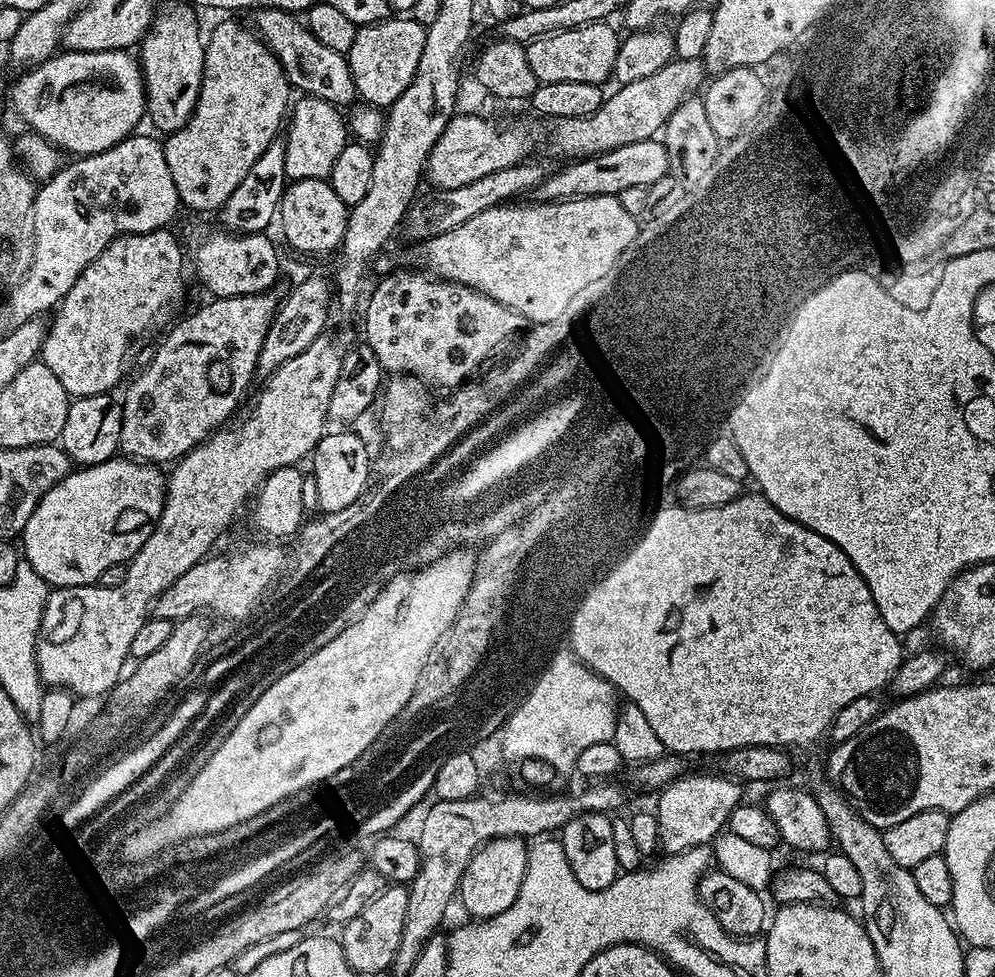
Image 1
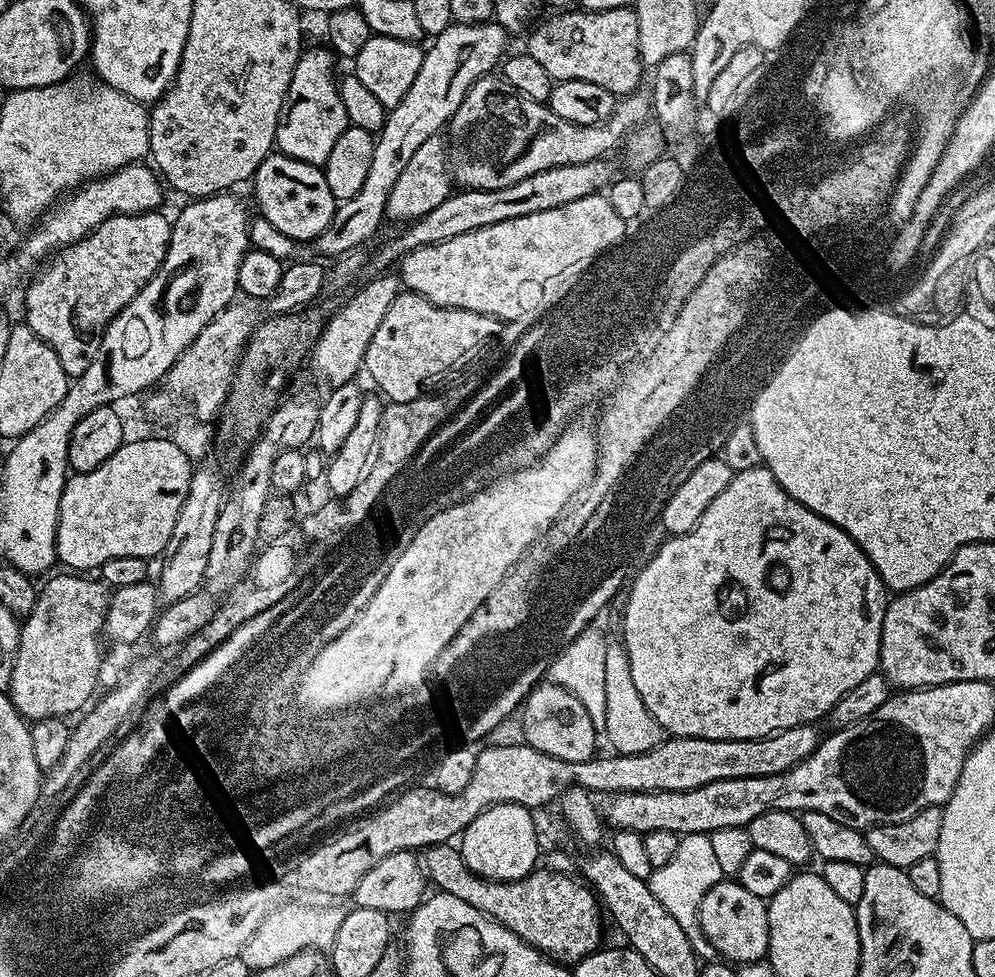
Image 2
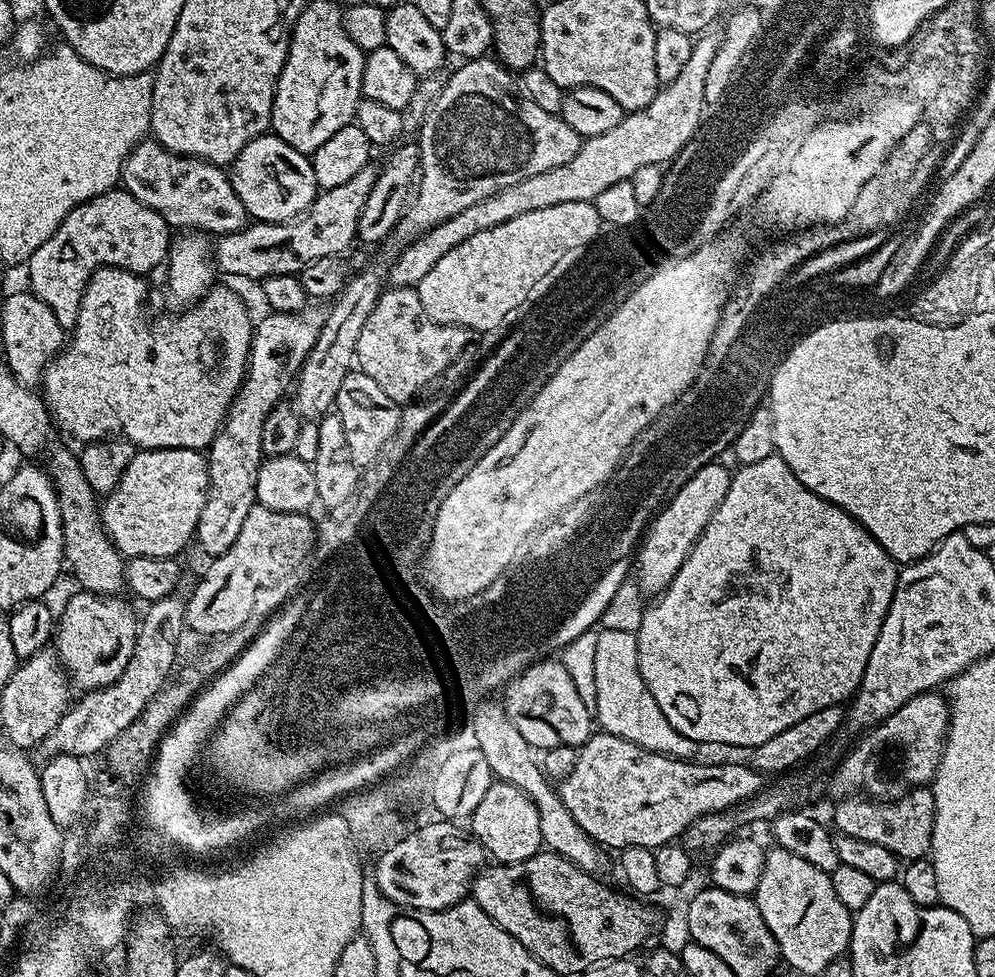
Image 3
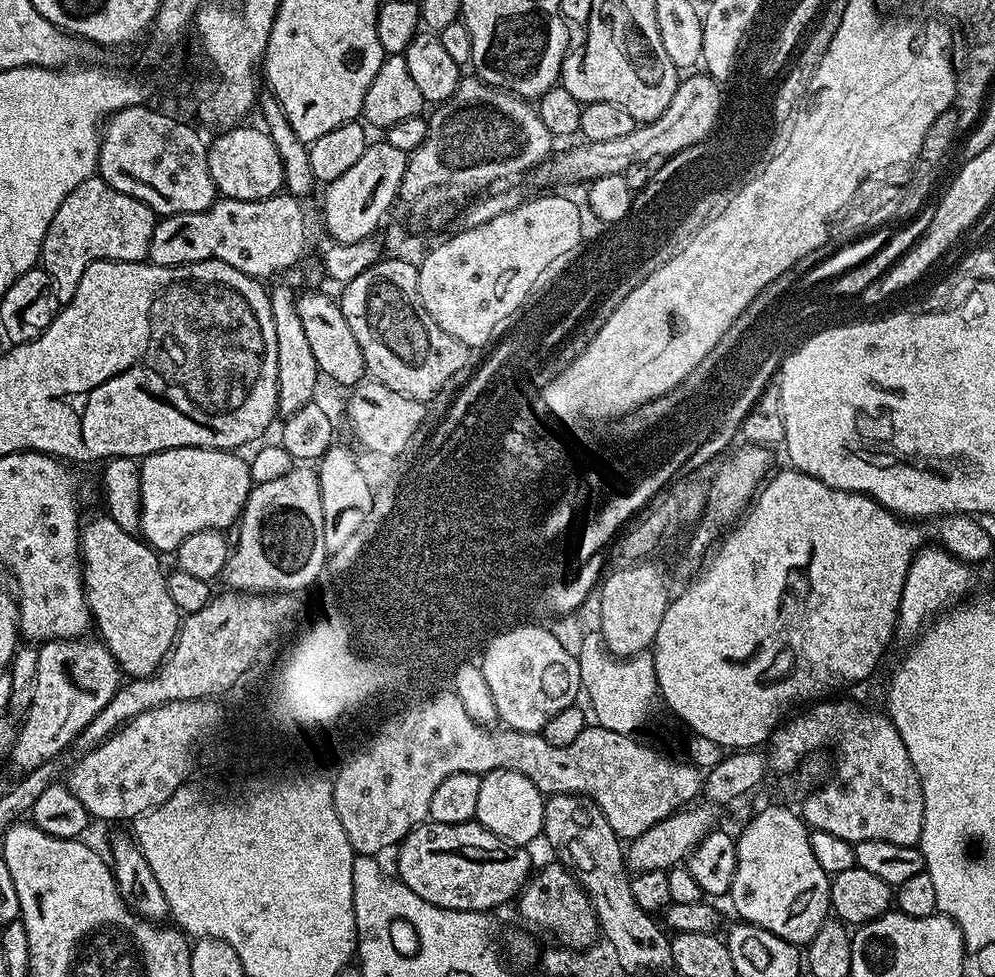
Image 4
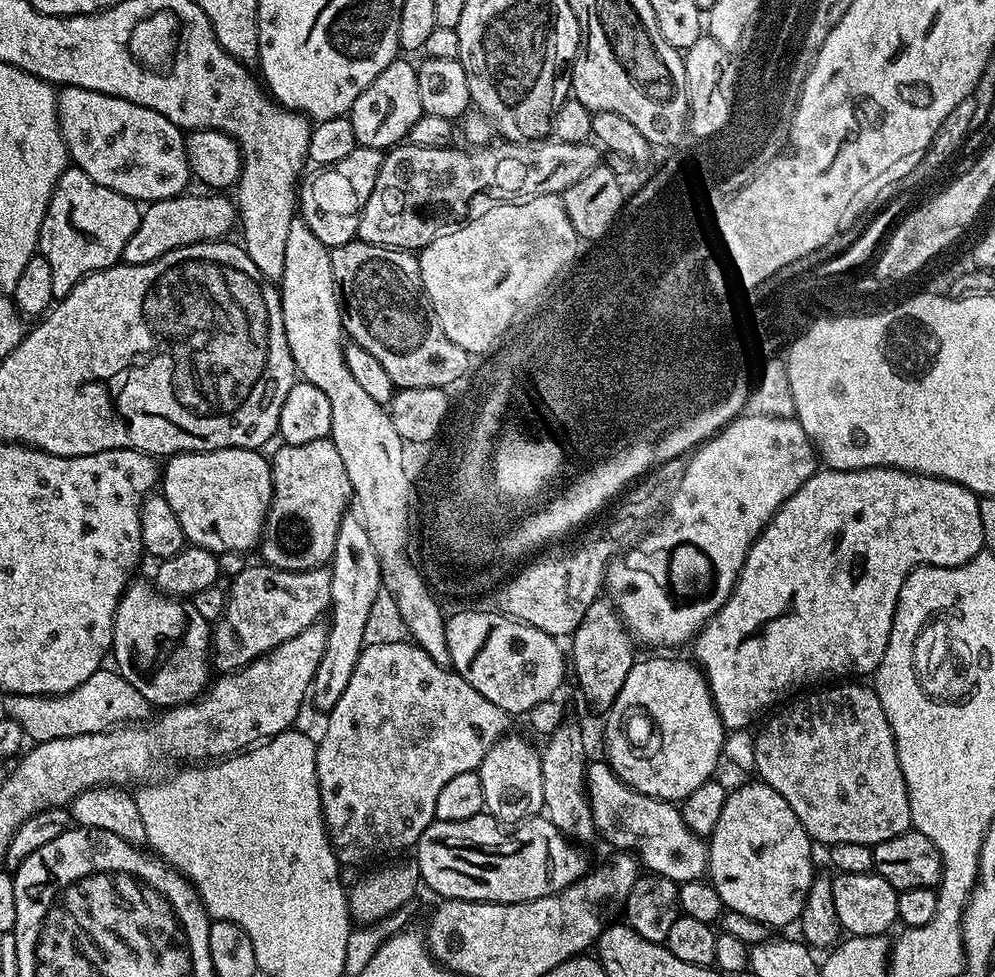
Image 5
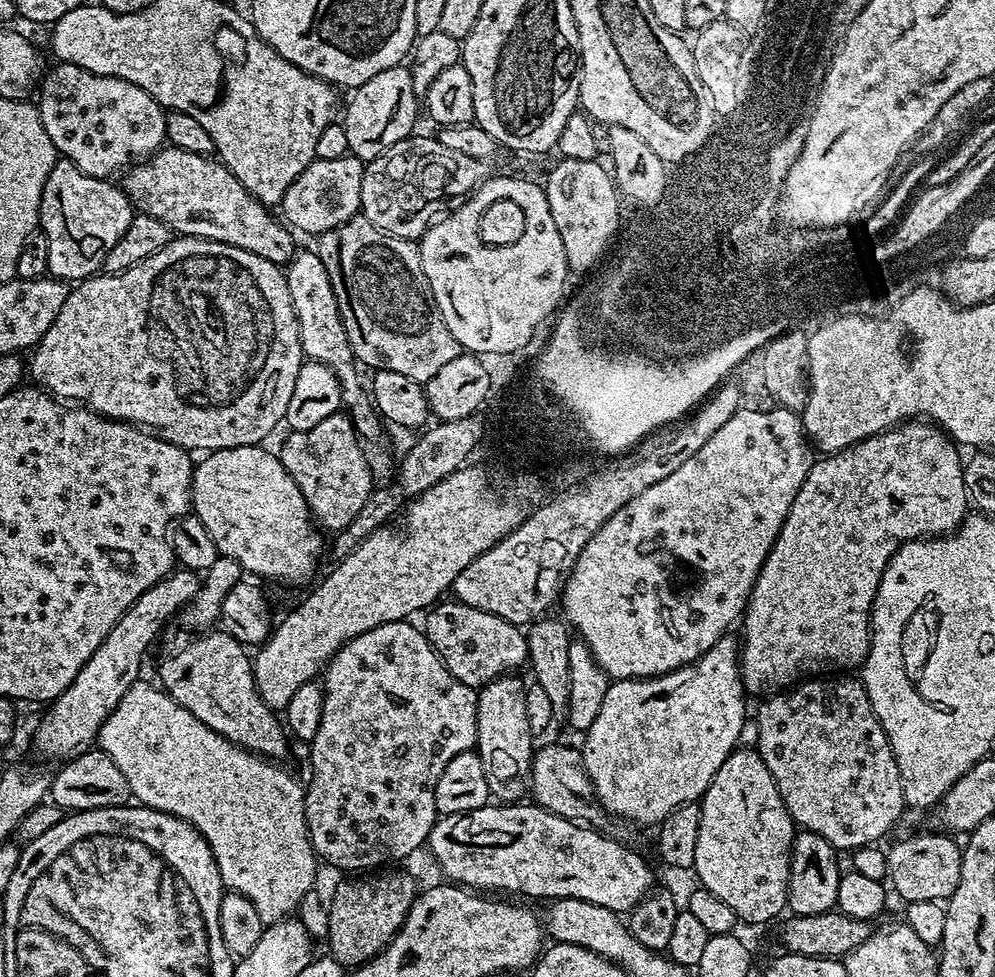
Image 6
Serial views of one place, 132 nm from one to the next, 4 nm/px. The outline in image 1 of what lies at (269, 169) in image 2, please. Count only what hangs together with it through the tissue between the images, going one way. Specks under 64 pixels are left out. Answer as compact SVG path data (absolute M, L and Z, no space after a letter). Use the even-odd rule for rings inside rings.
M293 180L287 185L280 199L278 213L278 228L284 231L284 240L296 252L305 252L308 256L324 256L327 252L335 253L344 242L346 226L348 225L349 205L334 194L332 185L327 180Z

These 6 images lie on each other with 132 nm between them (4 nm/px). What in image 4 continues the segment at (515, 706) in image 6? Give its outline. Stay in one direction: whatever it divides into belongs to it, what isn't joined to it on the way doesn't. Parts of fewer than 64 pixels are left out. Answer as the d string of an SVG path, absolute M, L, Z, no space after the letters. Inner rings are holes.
M499 768L480 776L478 786L478 806L475 823L481 824L490 834L502 838L508 844L531 845L531 840L540 840L544 830L545 793L534 786L530 778L514 770Z

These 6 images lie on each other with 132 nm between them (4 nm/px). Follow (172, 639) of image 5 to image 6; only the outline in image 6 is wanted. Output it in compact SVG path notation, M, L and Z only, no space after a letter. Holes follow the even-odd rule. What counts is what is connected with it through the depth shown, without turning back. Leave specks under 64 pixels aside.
M208 630L197 635L177 656L160 664L163 691L178 702L198 722L210 726L231 744L254 752L273 762L283 761L288 752L289 733L281 717L260 697L256 679L252 674L252 660L245 645L239 644L229 632ZM164 683L164 684L163 684Z

